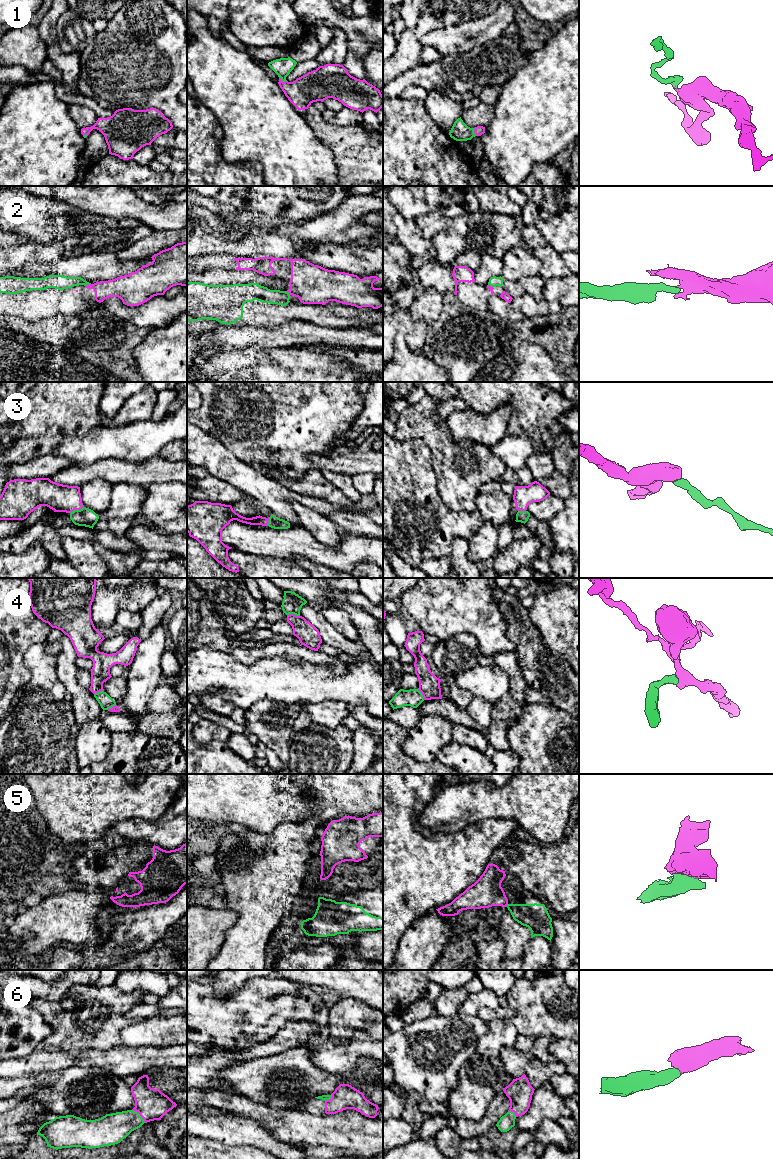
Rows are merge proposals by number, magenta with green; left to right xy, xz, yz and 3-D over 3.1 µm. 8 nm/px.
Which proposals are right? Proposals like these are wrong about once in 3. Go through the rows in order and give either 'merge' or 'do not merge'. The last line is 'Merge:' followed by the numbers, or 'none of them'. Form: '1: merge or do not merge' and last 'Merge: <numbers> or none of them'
1: merge
2: do not merge
3: merge
4: merge
5: do not merge
6: merge
Merge: 1, 3, 4, 6

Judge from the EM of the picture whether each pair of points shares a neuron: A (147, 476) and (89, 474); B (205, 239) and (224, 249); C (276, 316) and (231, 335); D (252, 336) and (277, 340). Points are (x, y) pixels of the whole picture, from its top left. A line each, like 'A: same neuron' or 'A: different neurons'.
A: same neuron
B: same neuron
C: different neurons
D: same neuron

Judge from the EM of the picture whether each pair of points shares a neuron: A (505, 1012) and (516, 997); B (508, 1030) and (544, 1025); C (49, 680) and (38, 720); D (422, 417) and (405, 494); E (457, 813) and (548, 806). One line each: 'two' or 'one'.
A: two
B: two
C: one
D: two
E: one

